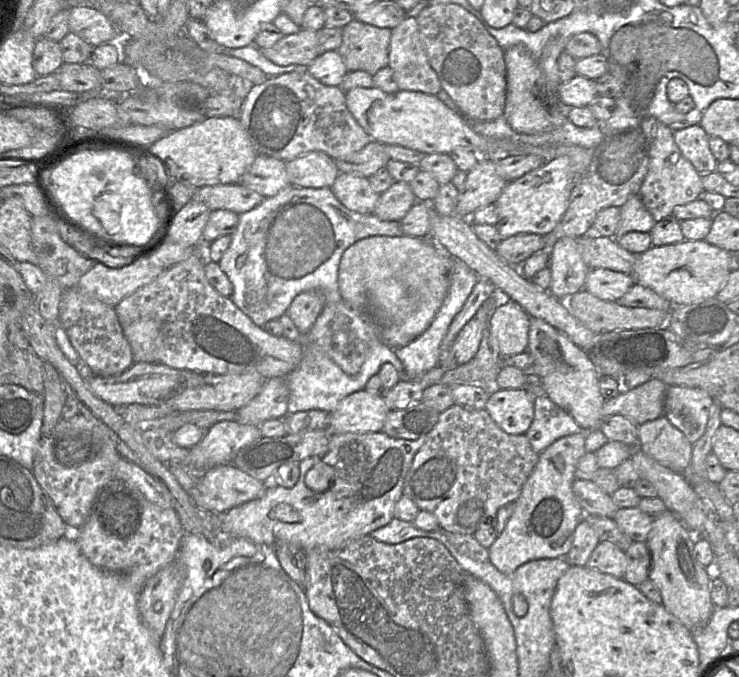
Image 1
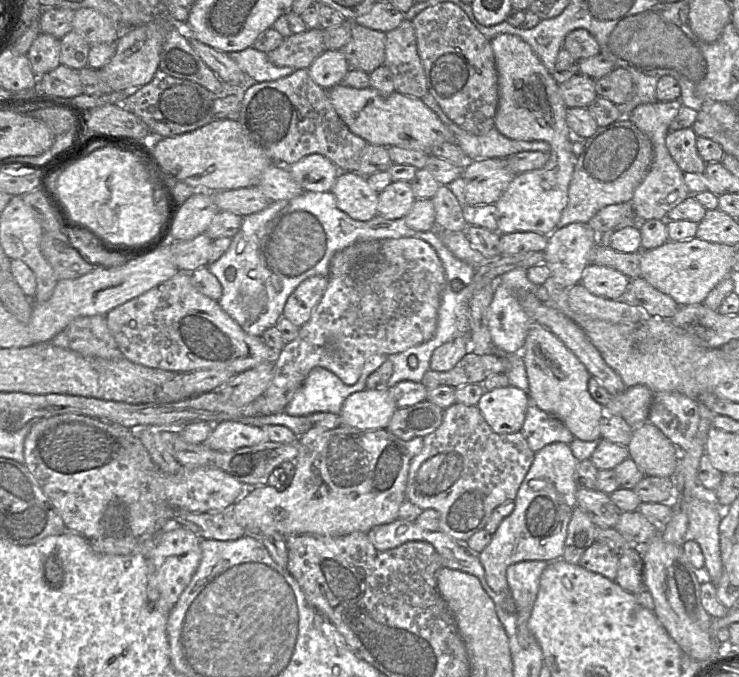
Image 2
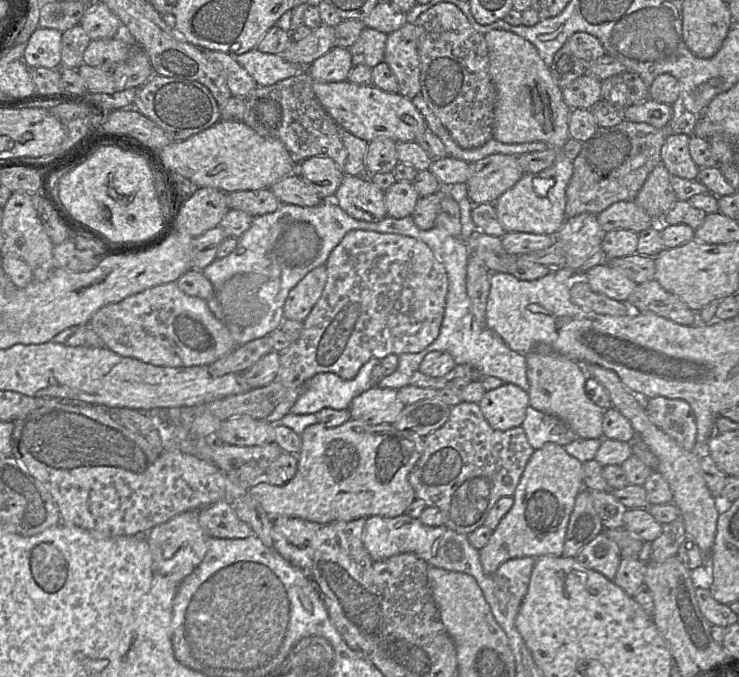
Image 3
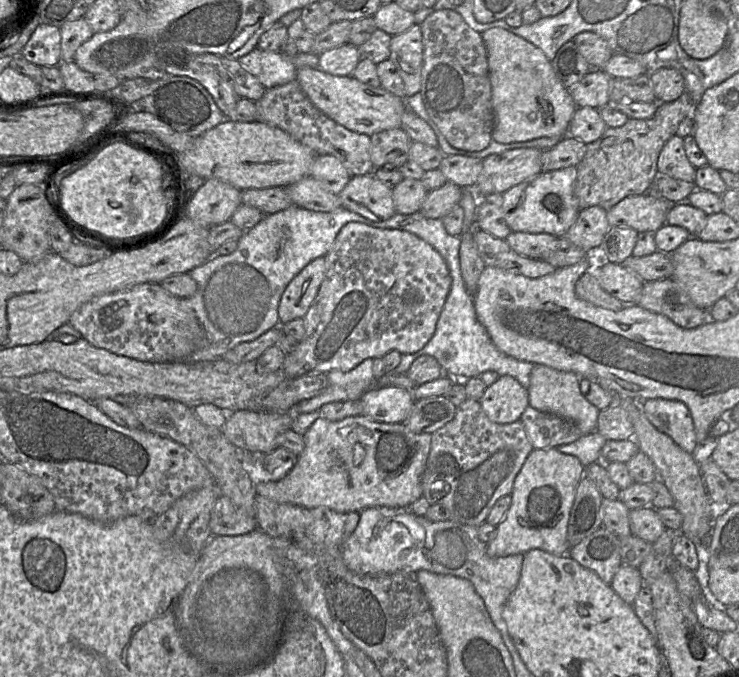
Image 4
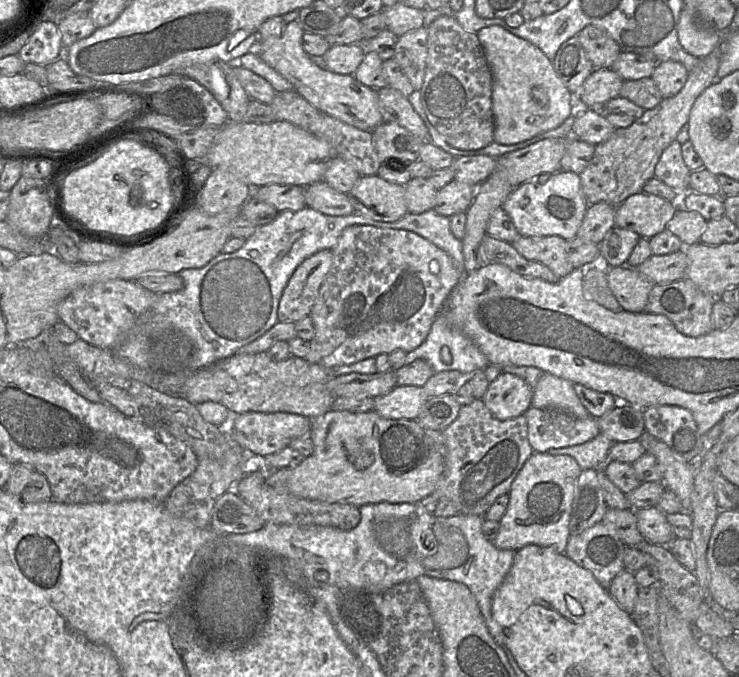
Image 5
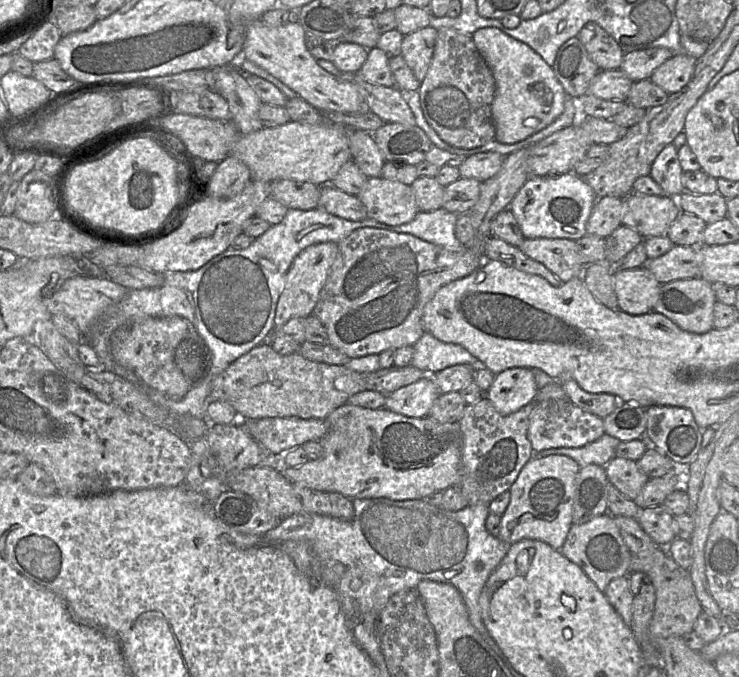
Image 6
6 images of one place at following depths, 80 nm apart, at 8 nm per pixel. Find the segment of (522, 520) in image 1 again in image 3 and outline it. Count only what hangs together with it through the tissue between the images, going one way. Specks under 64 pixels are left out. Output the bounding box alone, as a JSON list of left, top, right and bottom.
[479,443,583,574]

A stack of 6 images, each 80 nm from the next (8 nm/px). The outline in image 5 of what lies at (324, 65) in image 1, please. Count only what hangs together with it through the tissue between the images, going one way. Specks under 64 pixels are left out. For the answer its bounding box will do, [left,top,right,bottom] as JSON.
[322,44,366,75]

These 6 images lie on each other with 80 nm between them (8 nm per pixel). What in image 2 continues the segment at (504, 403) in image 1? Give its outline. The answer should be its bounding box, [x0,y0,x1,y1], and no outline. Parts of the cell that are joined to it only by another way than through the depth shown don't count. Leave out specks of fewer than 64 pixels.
[477,385,529,434]

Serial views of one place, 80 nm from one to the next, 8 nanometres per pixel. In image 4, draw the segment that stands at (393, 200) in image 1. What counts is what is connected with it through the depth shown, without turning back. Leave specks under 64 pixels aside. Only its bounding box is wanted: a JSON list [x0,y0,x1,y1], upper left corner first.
[392,178,428,215]

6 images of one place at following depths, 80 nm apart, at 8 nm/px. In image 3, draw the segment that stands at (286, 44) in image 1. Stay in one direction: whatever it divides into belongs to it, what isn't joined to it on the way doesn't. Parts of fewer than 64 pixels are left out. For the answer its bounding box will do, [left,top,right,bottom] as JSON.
[280,24,335,65]

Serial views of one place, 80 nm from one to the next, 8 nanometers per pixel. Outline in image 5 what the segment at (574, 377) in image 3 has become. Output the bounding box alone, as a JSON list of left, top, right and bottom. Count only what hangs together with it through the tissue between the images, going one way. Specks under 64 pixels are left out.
[531,373,591,419]

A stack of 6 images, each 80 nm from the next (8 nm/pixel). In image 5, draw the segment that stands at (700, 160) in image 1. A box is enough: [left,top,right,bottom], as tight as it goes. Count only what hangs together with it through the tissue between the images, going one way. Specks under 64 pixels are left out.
[654,140,691,193]

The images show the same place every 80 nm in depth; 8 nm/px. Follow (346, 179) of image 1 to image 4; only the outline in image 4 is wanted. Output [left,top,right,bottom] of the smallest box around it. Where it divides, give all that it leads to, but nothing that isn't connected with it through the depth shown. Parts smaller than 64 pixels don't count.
[338,174,396,222]

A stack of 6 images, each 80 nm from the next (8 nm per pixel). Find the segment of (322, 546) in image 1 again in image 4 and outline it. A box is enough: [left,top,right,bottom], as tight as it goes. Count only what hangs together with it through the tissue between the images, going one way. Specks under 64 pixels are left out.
[256,415,431,512]

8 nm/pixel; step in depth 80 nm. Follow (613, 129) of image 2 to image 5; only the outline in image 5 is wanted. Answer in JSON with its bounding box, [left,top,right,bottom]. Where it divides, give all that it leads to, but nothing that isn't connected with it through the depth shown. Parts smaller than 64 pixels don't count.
[579,45,720,207]

